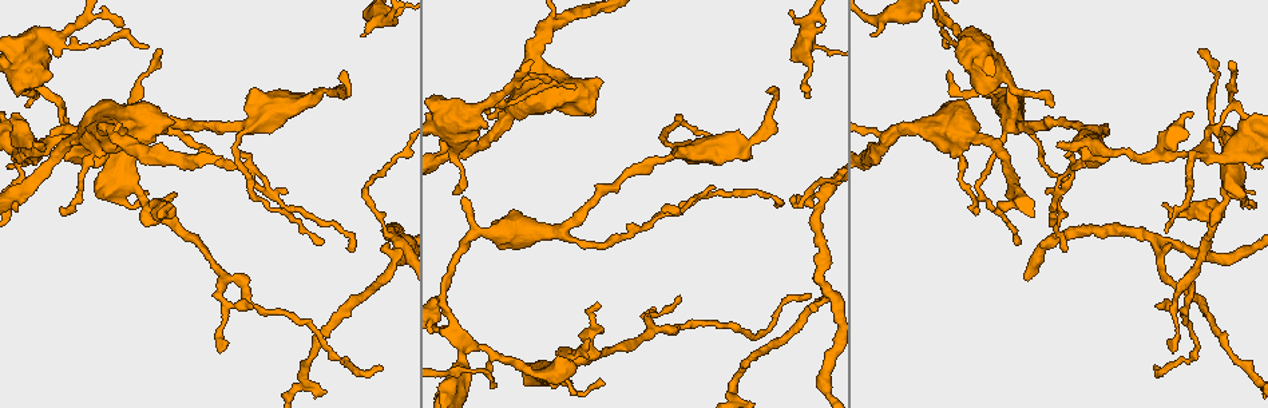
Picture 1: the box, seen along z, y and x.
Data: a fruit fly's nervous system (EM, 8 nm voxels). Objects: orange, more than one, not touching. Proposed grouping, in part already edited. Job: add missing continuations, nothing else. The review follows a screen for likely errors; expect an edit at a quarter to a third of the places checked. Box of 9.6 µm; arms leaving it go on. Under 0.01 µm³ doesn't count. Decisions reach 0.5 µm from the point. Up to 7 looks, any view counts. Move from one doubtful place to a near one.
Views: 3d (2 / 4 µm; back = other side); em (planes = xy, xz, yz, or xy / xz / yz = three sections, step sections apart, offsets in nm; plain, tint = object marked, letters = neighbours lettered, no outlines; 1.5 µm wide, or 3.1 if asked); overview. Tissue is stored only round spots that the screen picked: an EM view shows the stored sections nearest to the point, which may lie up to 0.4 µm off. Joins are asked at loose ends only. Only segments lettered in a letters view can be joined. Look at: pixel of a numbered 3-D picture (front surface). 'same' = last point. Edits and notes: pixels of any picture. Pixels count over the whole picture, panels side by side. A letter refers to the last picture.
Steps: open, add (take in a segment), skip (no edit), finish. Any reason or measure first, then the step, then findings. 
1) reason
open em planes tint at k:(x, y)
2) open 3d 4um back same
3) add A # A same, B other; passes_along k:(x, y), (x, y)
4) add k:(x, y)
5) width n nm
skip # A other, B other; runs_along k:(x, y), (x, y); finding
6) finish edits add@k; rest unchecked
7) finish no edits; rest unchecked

branch stops here
open em planes letters at 1:(1057, 142)

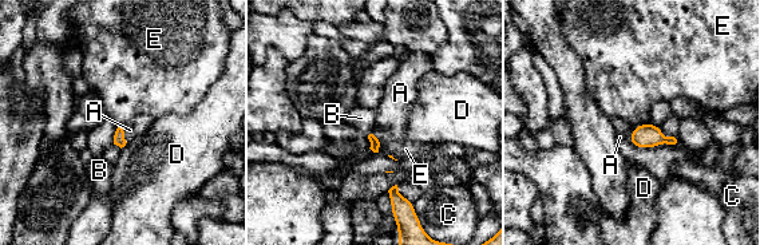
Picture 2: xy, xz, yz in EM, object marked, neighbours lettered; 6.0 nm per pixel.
longest_contact B 100 nm
add A # A same, B other, C other, D other, E other; it goes on there

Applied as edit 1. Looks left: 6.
open overview

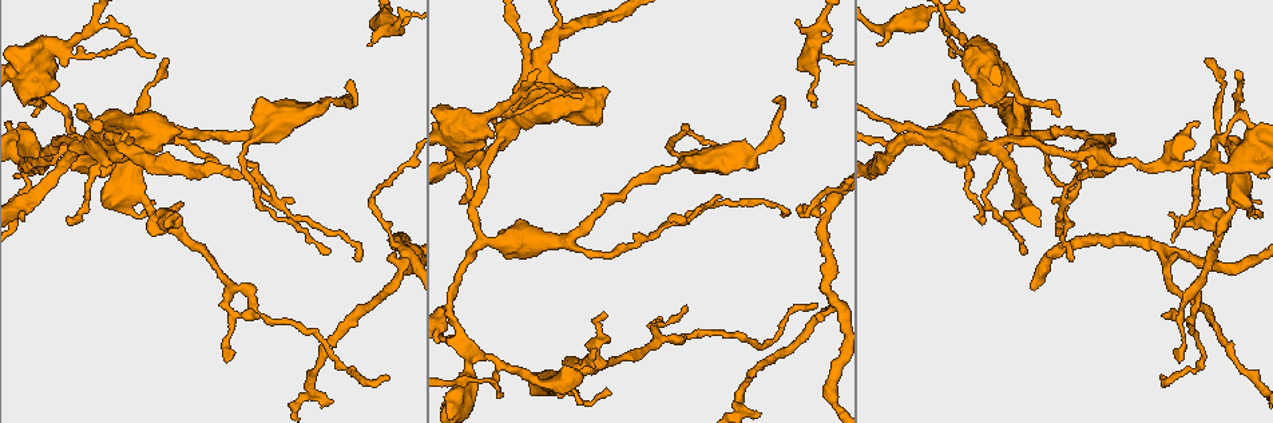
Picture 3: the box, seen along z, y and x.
end of a long branch
open 3d 4um at 3:(1073, 260)

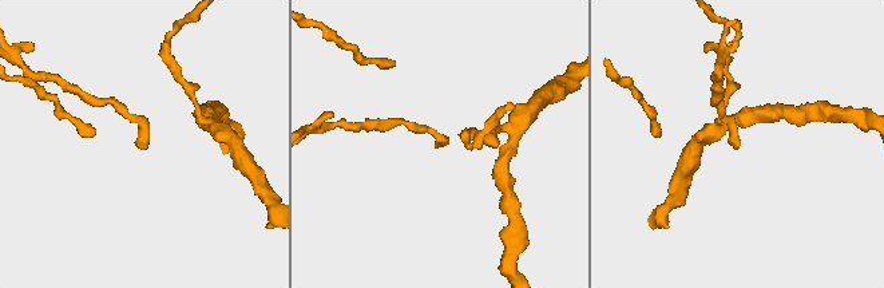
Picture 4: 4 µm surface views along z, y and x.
now the EM
open em planes tint at 4:(139, 145)

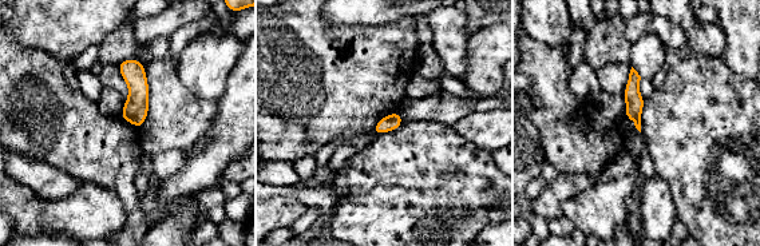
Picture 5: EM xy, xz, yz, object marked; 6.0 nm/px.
open em planes letters same

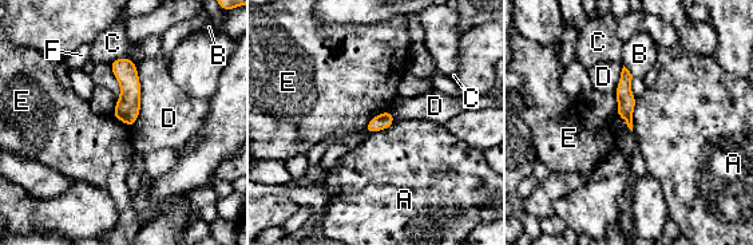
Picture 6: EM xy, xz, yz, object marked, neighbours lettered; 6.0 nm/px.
skip # A other, B other, C other, D other, E other, F other; runs_along 6:(625, 72), (626, 115), (629, 121); no lettered segment goes on from it

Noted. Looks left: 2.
long arm stops here
open em xz step 8 tint at 3:(954, 81)

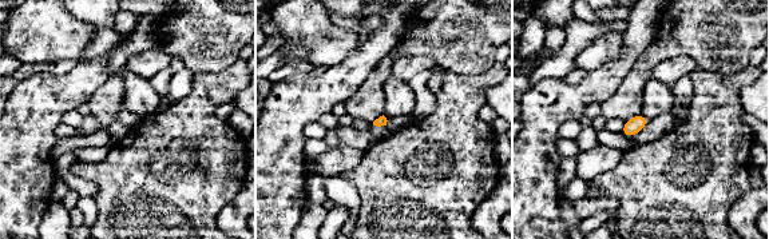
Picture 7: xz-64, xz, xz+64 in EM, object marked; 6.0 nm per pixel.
open em planes letters same

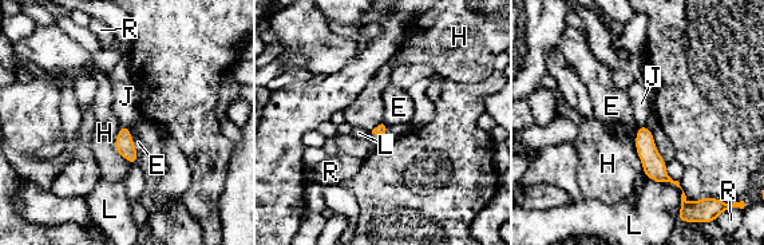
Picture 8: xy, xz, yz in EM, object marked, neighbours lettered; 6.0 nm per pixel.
skip # E other, H other, J other, L other, R other; no lettered segment goes on from it

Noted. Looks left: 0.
finish edits add@2; rest unchecked

